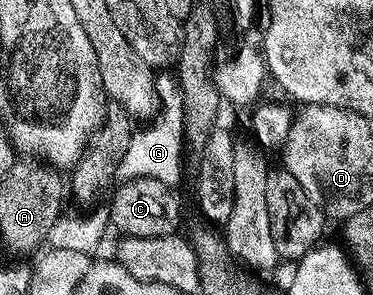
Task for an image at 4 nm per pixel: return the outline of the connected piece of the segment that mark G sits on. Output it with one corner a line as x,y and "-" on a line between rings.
160,73
156,77
155,91
159,96
159,113
151,126
134,131
117,169
122,179
151,177
167,187
176,187
183,172
183,152
185,153
183,96
174,75

